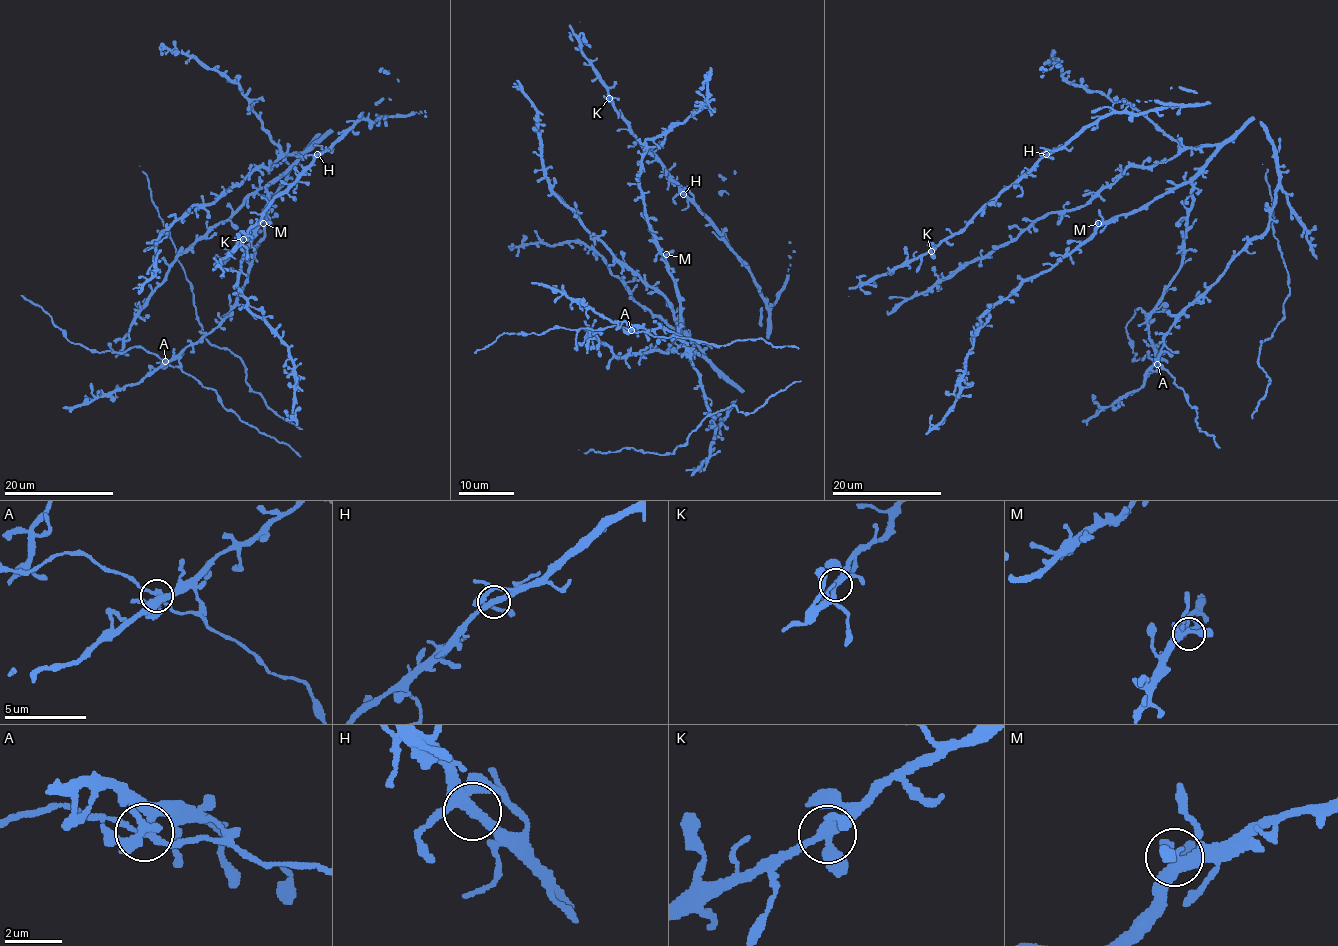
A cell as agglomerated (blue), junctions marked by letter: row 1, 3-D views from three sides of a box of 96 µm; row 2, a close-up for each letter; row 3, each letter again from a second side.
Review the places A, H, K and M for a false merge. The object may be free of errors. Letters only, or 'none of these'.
none of these

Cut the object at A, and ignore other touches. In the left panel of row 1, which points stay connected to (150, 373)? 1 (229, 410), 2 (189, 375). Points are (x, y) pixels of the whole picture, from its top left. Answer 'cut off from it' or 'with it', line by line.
1: cut off from it
2: cut off from it

